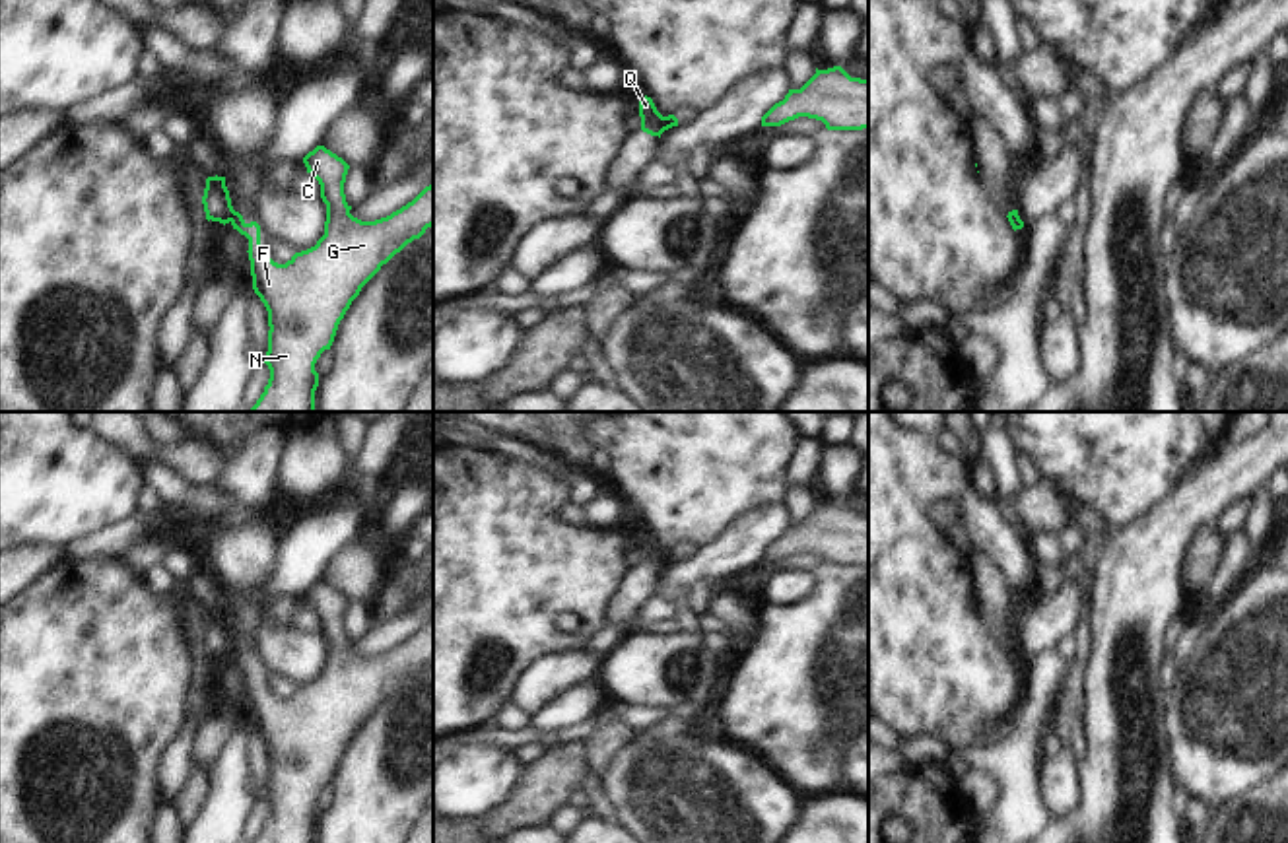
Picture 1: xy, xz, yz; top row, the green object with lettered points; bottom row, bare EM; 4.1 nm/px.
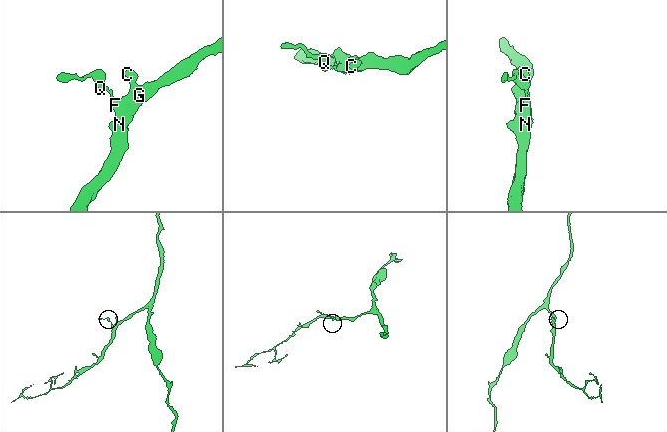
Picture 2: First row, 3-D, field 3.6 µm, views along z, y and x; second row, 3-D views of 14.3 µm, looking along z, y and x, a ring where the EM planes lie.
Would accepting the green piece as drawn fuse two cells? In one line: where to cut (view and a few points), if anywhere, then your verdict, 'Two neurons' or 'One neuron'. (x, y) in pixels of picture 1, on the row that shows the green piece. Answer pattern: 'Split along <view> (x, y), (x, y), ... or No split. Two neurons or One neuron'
Split along xy (234, 210), (230, 220). Two neurons.

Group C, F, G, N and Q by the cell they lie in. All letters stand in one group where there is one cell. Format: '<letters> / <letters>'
C F G N / Q

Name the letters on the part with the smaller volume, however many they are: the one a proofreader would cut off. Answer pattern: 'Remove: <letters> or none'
Remove: Q

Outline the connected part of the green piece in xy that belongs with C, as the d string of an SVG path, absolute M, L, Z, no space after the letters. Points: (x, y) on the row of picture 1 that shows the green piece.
M317 146L303 157L307 173L321 185L321 198L326 204L324 235L315 247L295 253L286 264L274 262L260 249L260 225L247 223L233 210L231 225L249 239L249 260L253 289L268 311L268 385L249 412L315 412L315 390L319 373L315 363L324 350L330 350L338 324L359 295L361 287L408 243L420 239L433 225L433 185L425 186L412 202L375 221L361 221L350 214L344 183L350 165Z

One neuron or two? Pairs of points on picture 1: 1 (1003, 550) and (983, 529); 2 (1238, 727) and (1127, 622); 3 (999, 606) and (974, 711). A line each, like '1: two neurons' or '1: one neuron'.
1: one neuron
2: two neurons
3: two neurons

